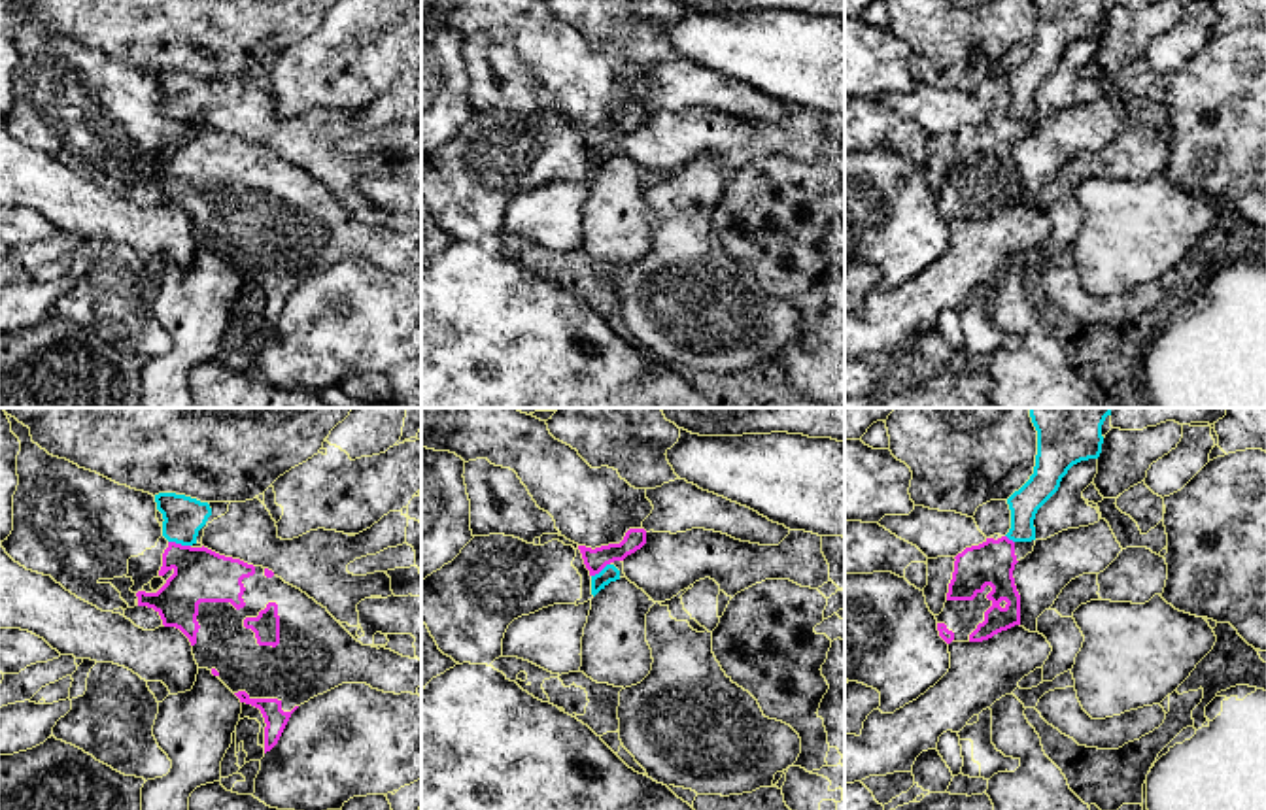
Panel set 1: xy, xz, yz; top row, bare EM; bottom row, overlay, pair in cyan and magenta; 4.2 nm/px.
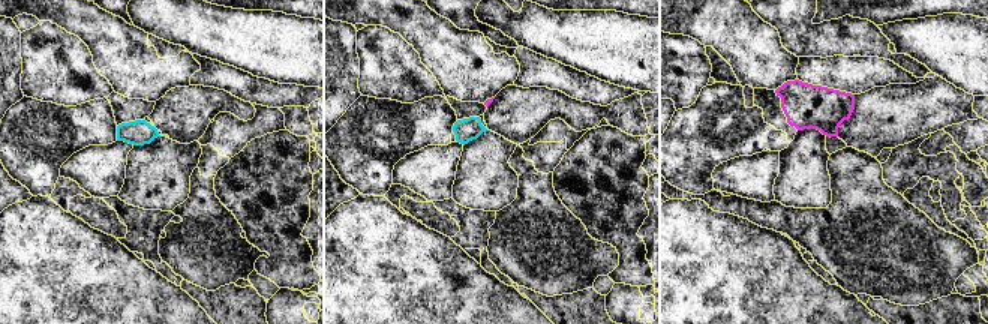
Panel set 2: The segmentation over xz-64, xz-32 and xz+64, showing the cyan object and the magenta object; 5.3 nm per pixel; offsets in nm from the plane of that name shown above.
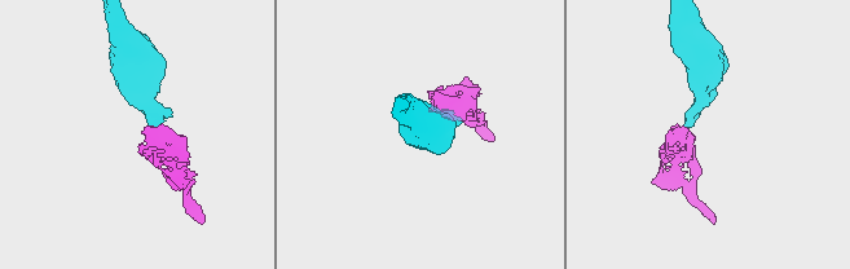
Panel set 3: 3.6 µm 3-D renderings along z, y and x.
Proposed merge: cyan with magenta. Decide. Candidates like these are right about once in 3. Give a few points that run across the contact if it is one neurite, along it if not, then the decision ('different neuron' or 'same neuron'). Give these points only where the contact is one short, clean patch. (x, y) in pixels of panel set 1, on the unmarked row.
line xy (169, 118), (189, 123); different neuron

